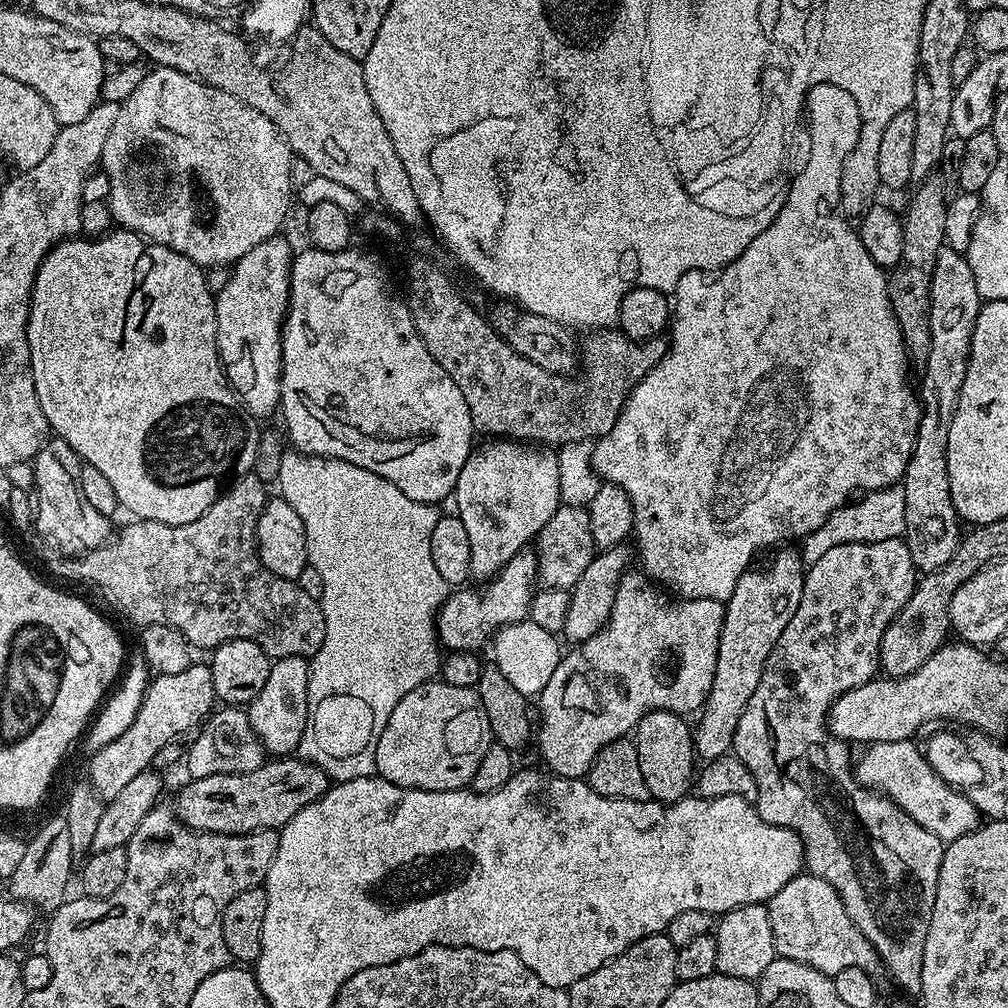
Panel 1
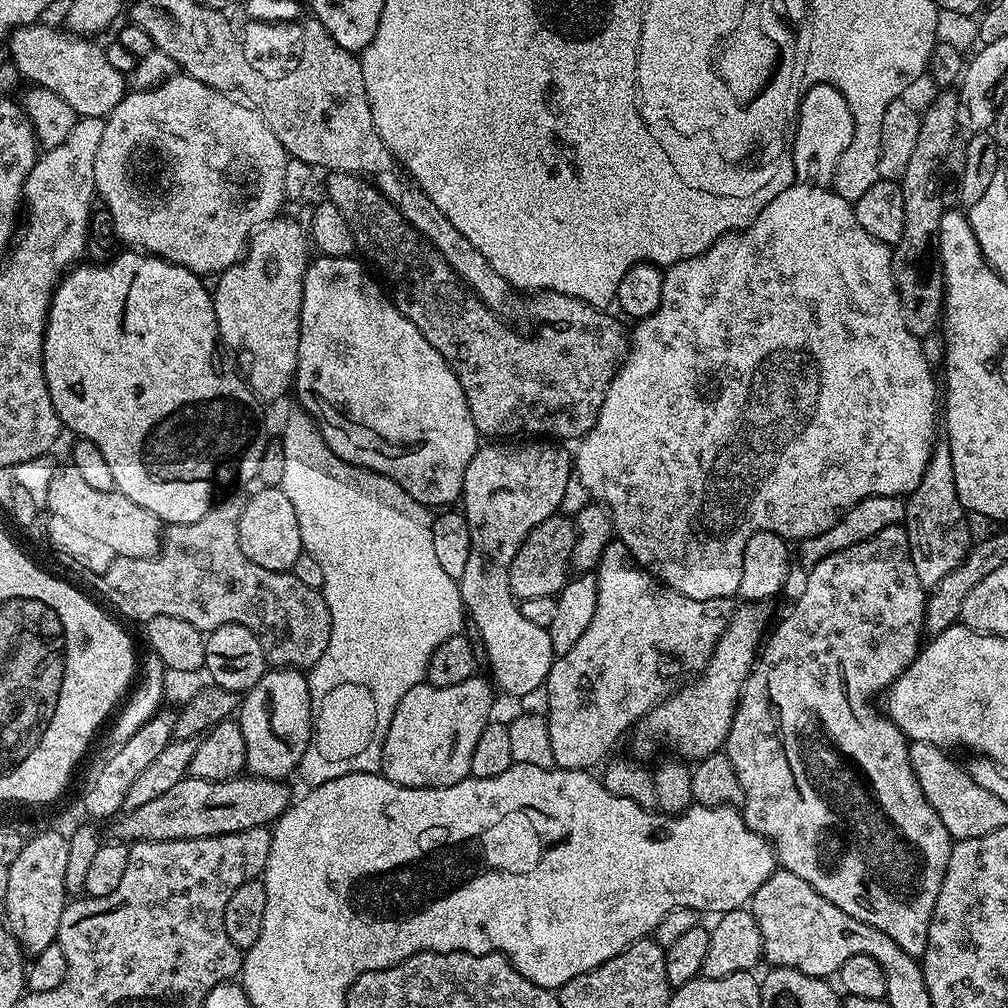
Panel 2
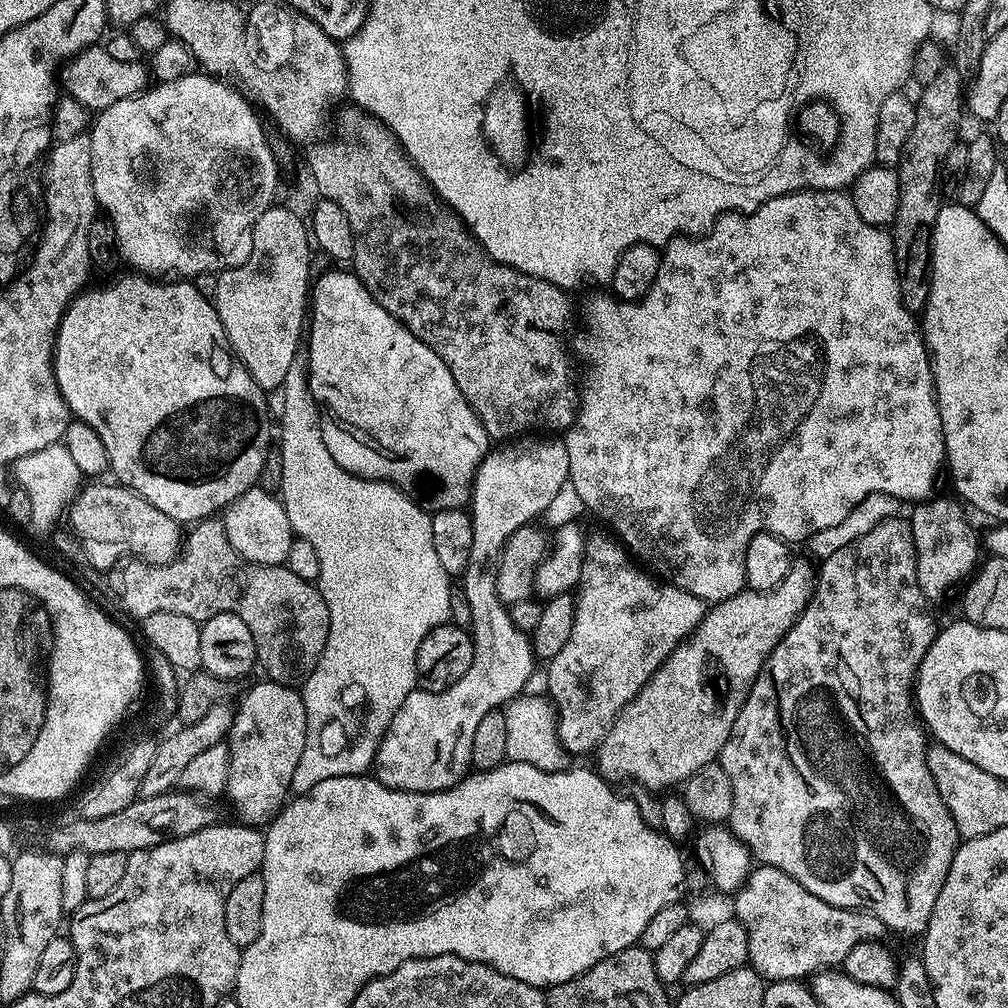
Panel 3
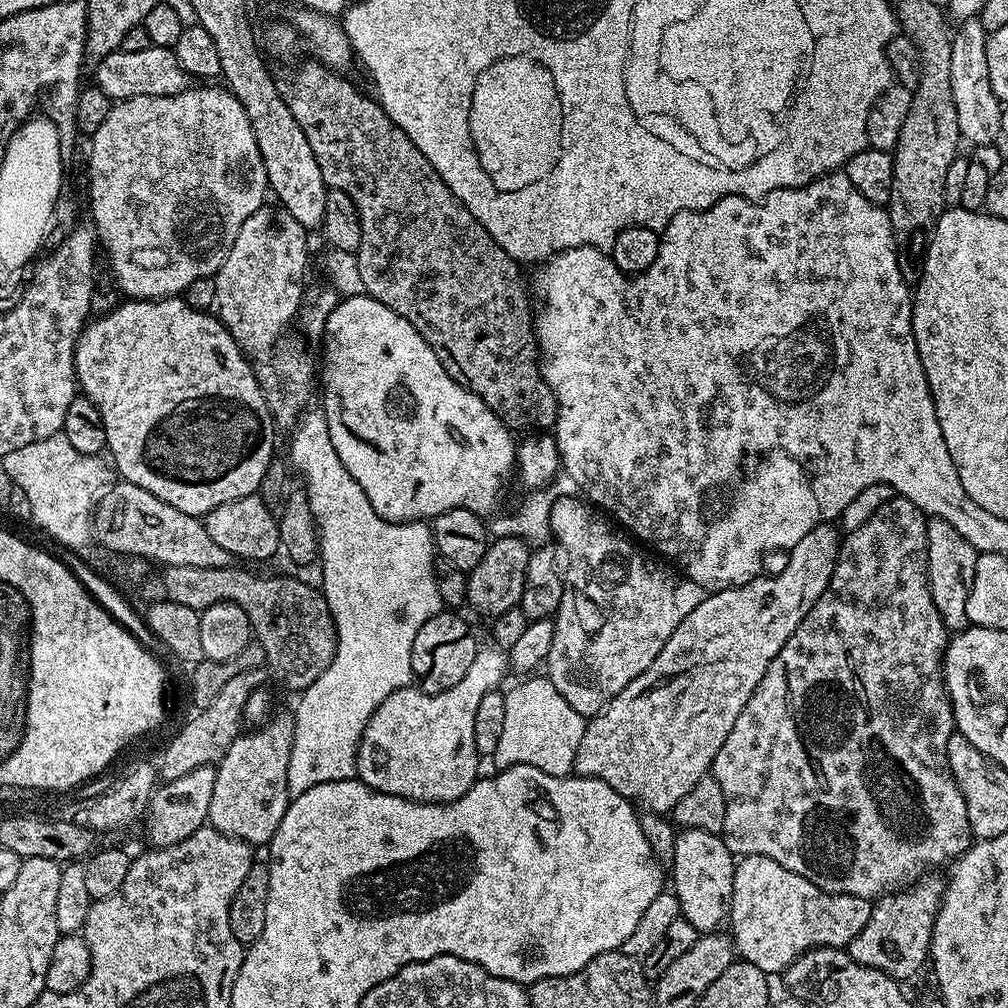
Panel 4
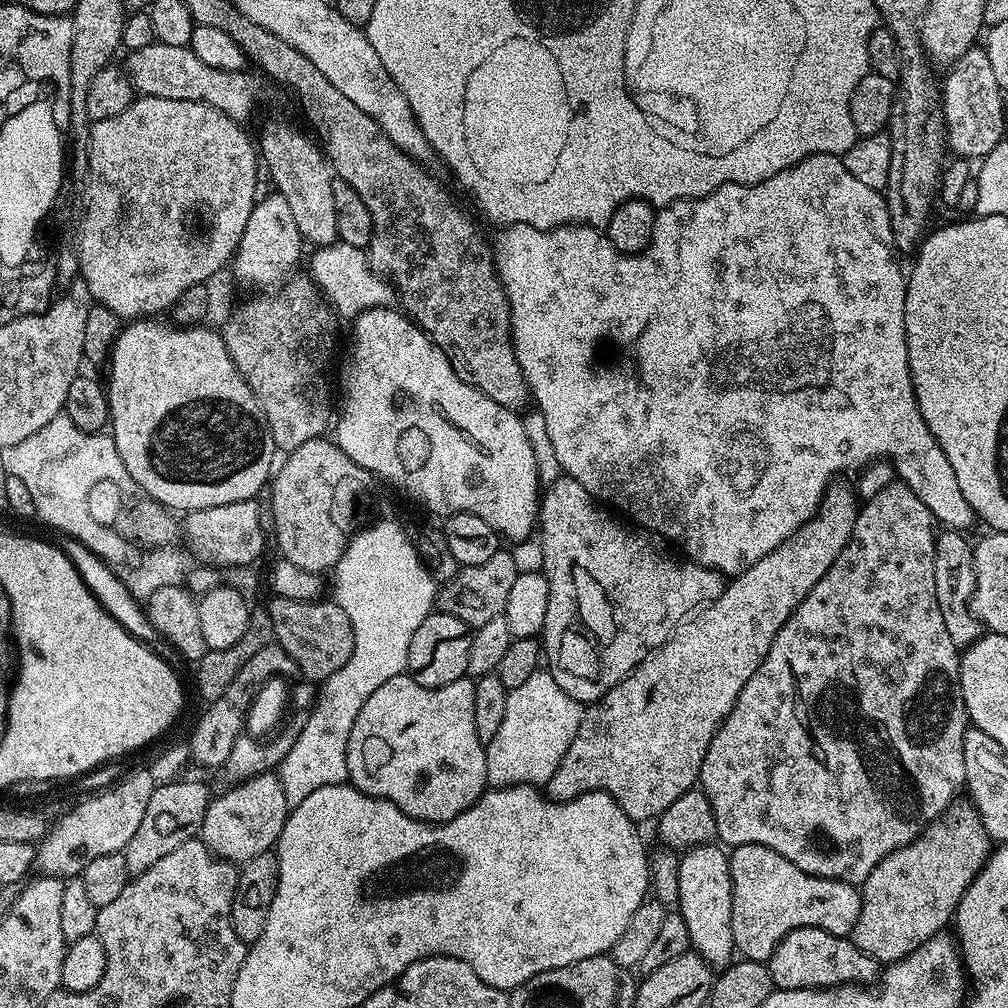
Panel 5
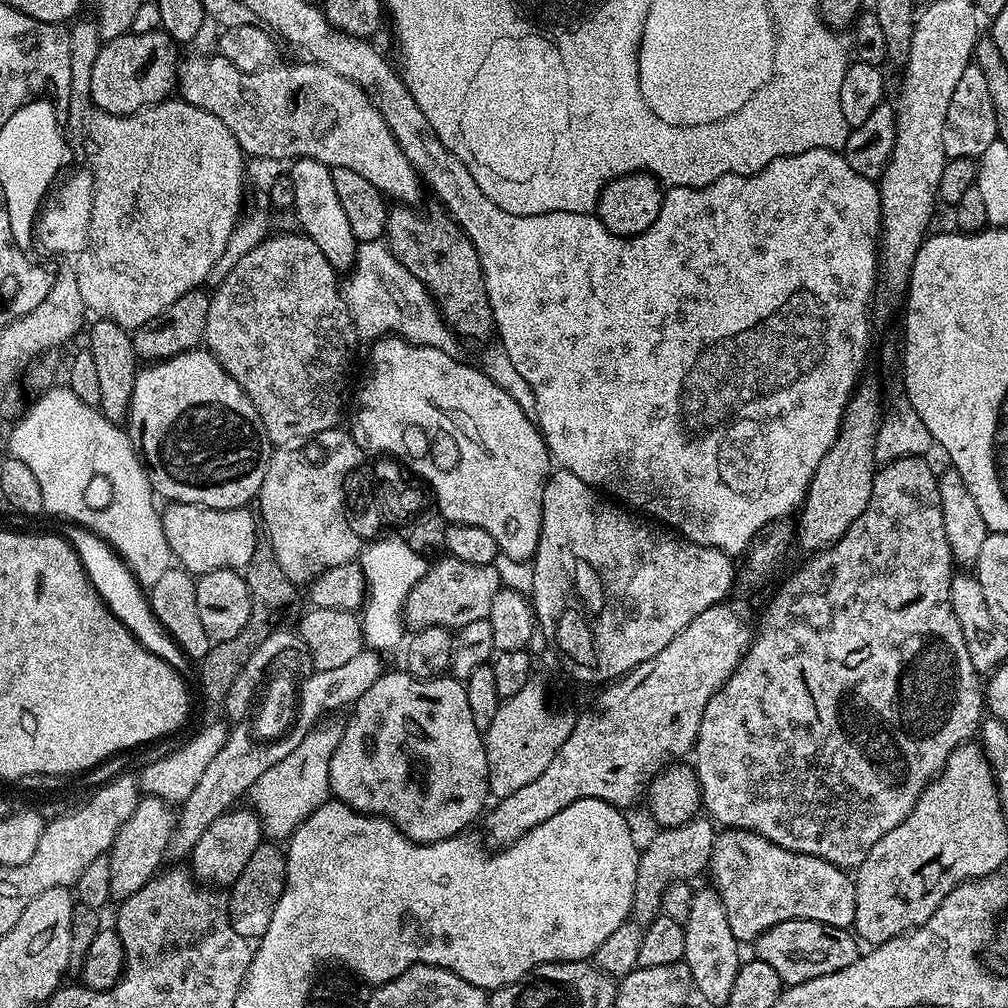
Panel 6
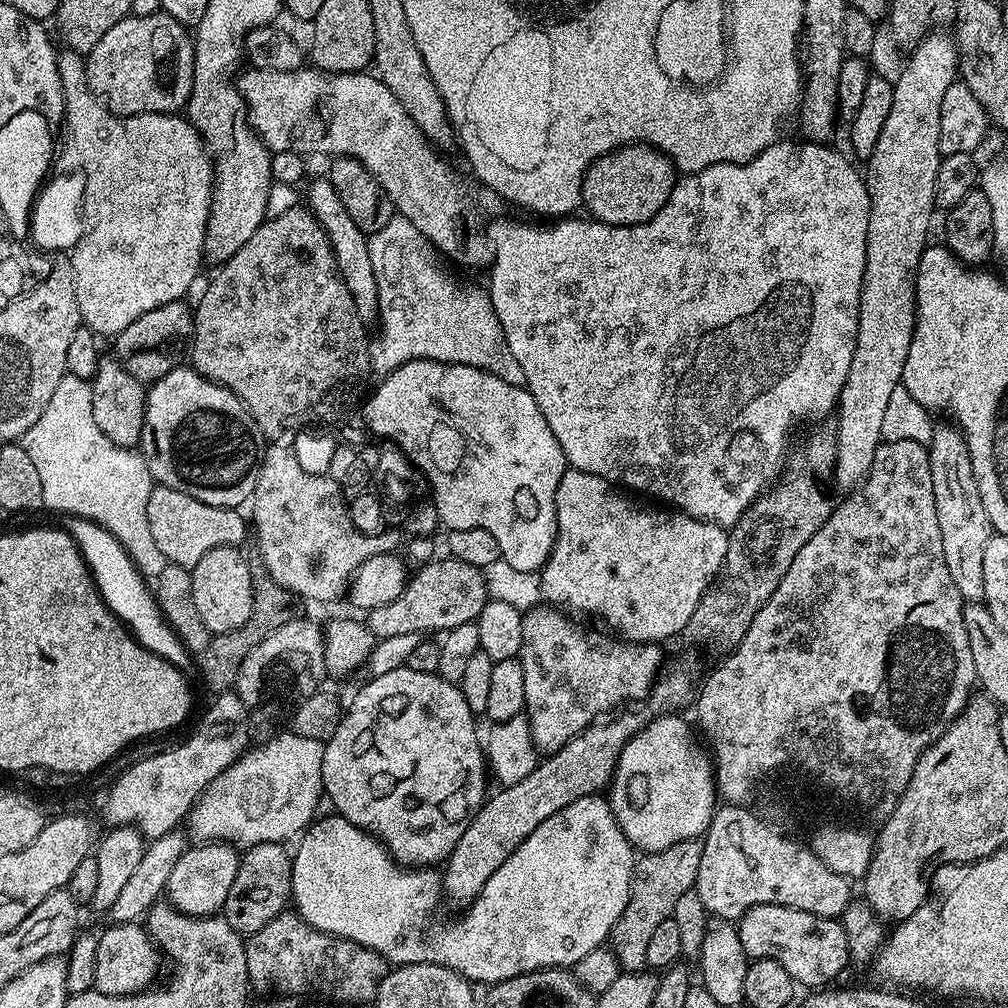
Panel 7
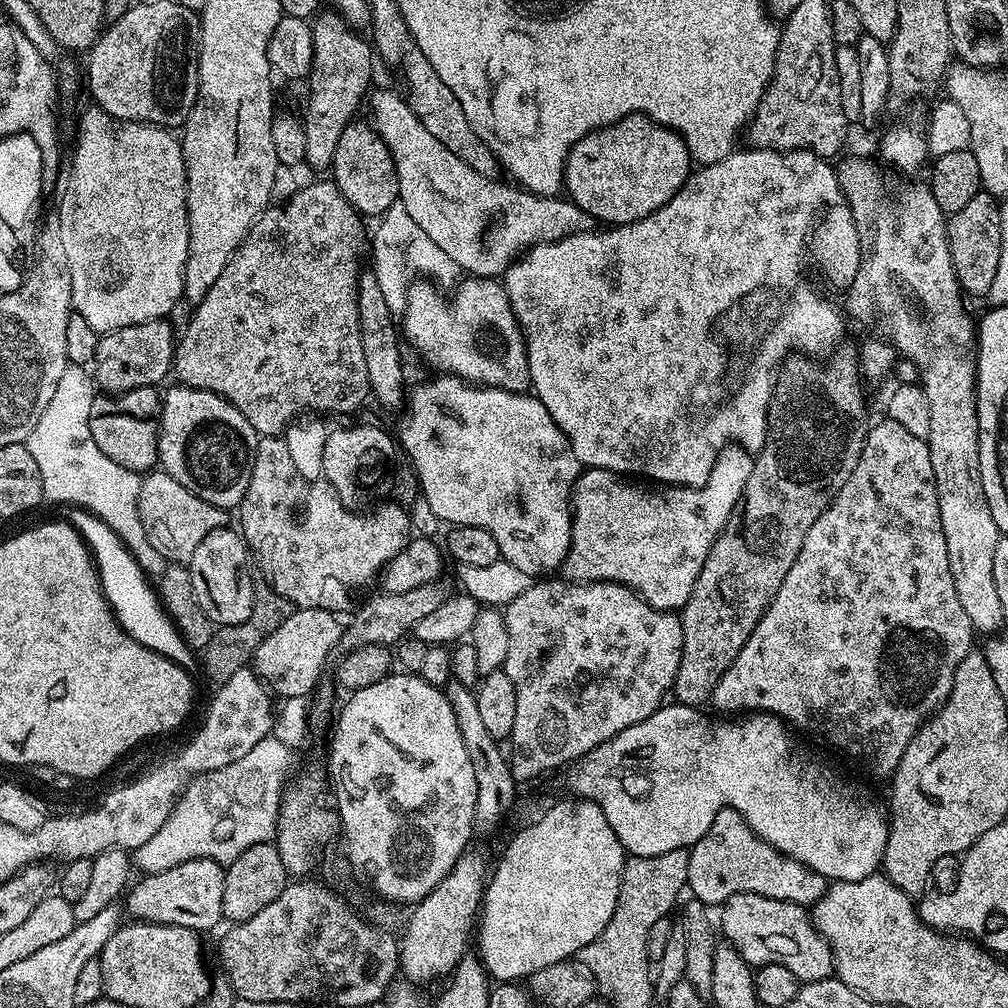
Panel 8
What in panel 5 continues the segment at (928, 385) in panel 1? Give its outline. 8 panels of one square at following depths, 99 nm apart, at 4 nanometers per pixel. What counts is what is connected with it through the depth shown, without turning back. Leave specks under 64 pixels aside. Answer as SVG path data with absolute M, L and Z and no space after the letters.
M944 530L937 535L934 550L934 594L938 598L938 610L942 610L942 622L946 622L946 631L950 634L954 646L958 650L969 648L982 635L980 619L972 613L972 595L976 585L976 571L974 570L974 544L967 540L965 533L960 530Z

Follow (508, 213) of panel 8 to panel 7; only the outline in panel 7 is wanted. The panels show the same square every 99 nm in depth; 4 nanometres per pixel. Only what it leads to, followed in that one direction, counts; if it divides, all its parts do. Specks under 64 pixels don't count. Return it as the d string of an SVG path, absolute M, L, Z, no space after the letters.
M301 66L294 70L286 70L285 72L264 72L260 68L249 67L248 72L241 71L238 76L238 87L240 93L244 95L244 101L248 107L248 121L252 124L253 130L264 139L268 146L269 152L275 154L277 152L293 151L296 140L296 104L300 108L305 108L308 112L320 111L320 120L324 123L324 129L320 132L320 137L317 138L316 144L324 152L329 152L329 157L335 158L337 156L349 156L358 162L362 162L362 166L366 166L366 170L370 170L370 174L380 184L380 191L384 193L389 202L392 203L393 209L399 215L406 217L421 231L421 233L428 240L429 244L435 249L437 253L449 256L456 264L465 264L468 268L480 268L491 265L492 263L492 246L488 243L488 233L486 231L486 222L491 222L501 215L500 212L506 208L505 201L500 199L500 195L494 190L481 186L479 183L471 182L467 184L464 180L459 180L456 177L456 172L443 160L441 153L437 151L433 145L429 144L428 139L422 134L422 130L418 130L418 126L414 122L414 118L410 118L410 114L402 106L402 102L398 102L398 98L394 98L394 94L390 94L390 90L383 84L379 76L373 74L371 71L365 70L363 72L321 72L315 66Z

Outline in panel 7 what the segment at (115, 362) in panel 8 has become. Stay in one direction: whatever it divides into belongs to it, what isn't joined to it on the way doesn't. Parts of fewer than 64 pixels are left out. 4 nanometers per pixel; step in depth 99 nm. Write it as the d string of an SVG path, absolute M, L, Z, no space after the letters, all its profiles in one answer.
M187 299L166 302L166 306L158 306L158 310L150 310L150 314L142 314L138 322L130 322L126 330L114 337L116 344L115 359L119 360L134 378L145 382L162 379L170 370L181 367L183 358L189 351L194 334L194 308Z

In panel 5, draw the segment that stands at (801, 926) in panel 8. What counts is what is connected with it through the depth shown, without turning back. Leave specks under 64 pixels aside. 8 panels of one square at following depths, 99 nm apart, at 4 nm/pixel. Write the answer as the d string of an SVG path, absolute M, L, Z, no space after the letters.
M799 928L774 950L766 962L776 988L834 988L838 984L868 986L882 971L880 961L870 958L847 936L835 936L821 928Z

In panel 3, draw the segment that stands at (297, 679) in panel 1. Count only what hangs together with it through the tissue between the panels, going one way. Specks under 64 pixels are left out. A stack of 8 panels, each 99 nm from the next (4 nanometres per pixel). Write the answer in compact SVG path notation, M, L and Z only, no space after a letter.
M261 679L261 684L256 684L252 689L245 691L239 699L238 711L232 717L232 731L230 733L230 774L228 775L228 786L226 789L227 799L232 799L232 808L237 812L239 819L249 826L267 826L276 818L277 812L284 807L292 792L292 775L294 774L294 766L298 766L298 758L302 758L302 750L306 746L306 706L304 705L304 697L291 684L279 684L273 680Z

